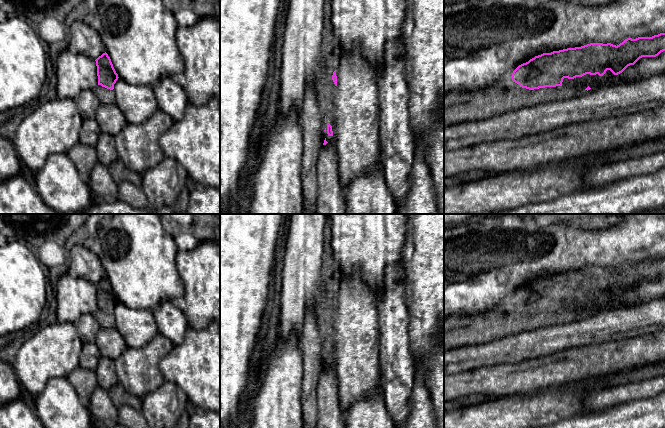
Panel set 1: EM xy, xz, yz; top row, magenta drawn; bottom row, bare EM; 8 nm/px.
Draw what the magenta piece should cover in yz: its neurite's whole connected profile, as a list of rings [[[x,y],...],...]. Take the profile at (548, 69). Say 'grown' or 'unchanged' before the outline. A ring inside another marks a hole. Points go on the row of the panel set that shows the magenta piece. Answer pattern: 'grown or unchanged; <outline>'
grown; [[[665,33],[652,37],[627,38],[619,45],[590,43],[581,47],[567,48],[535,56],[519,65],[512,79],[500,83],[496,88],[476,91],[450,91],[444,94],[444,127],[469,121],[480,121],[549,101],[565,100],[571,93],[562,86],[564,78],[574,79],[586,74],[603,76],[607,70],[614,75],[622,73],[642,57],[656,57],[665,51]]]

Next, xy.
grown; [[[106,52],[95,61],[97,66],[98,86],[94,89],[94,93],[100,104],[113,104],[115,101],[113,89],[114,84],[119,78],[118,74]]]

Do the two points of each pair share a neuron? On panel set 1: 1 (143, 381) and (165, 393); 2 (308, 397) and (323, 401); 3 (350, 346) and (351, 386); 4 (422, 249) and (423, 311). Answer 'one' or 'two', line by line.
1: two
2: two
3: one
4: one

